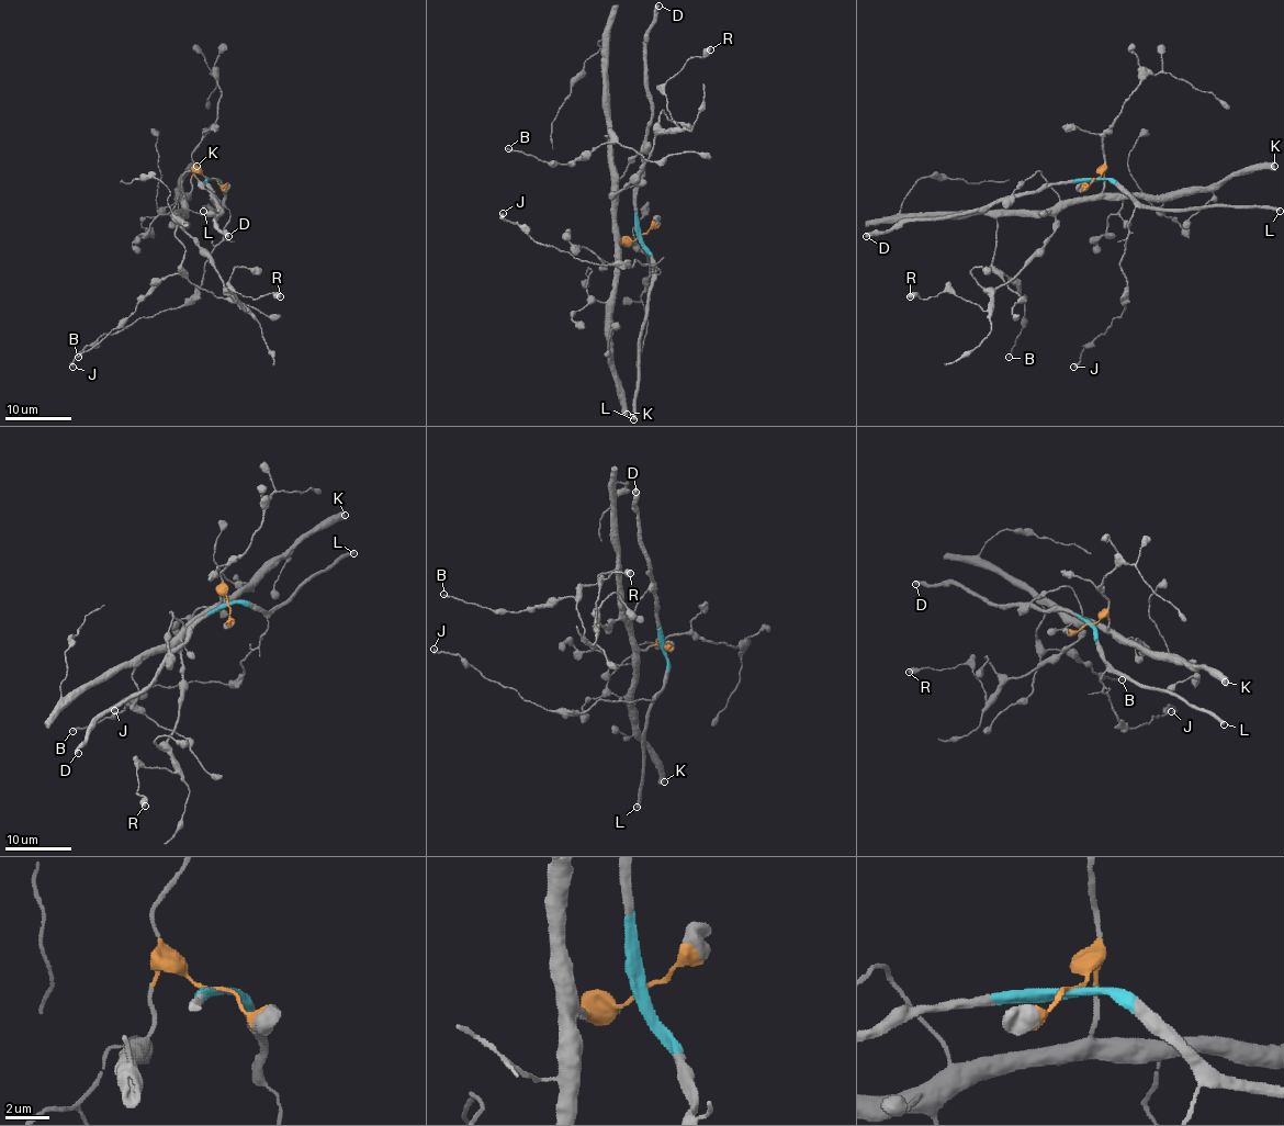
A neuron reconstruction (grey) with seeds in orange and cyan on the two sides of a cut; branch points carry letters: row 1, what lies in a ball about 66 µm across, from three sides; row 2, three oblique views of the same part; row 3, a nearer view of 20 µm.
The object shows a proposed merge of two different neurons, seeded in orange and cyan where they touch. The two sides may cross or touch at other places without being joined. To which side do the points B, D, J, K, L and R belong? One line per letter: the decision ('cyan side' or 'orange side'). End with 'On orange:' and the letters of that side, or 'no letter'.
B: orange side
D: cyan side
J: cyan side
K: orange side
L: cyan side
R: orange side
On orange: B, K, R

